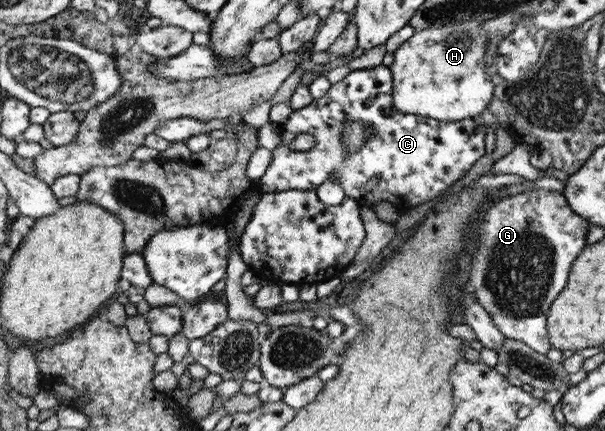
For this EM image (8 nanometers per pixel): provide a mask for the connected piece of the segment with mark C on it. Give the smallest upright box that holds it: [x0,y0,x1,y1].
[258,63,486,211]

